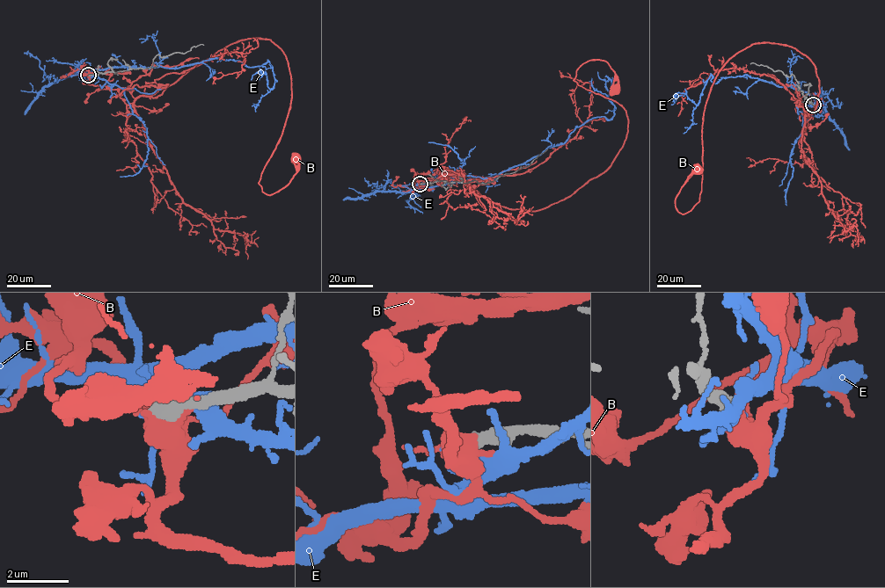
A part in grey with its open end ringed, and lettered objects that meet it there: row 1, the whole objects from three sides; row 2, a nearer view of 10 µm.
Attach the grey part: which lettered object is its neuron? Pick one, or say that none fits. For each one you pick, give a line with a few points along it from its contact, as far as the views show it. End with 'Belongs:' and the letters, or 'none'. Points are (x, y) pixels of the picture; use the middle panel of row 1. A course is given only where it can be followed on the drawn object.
Belongs: none

